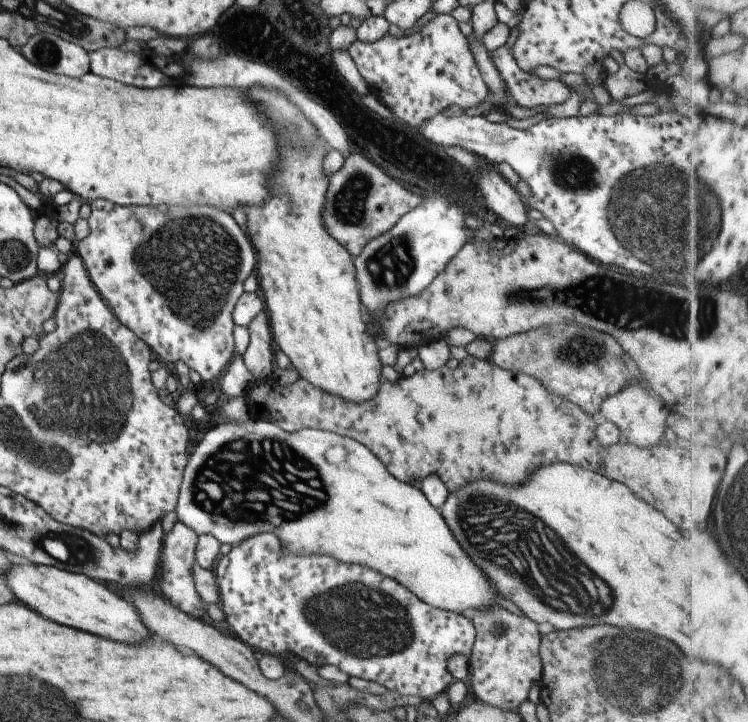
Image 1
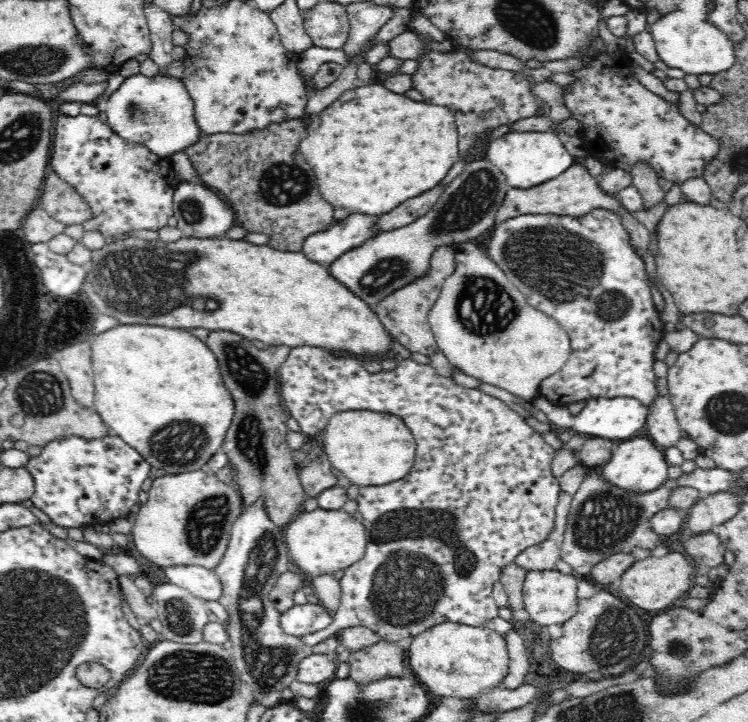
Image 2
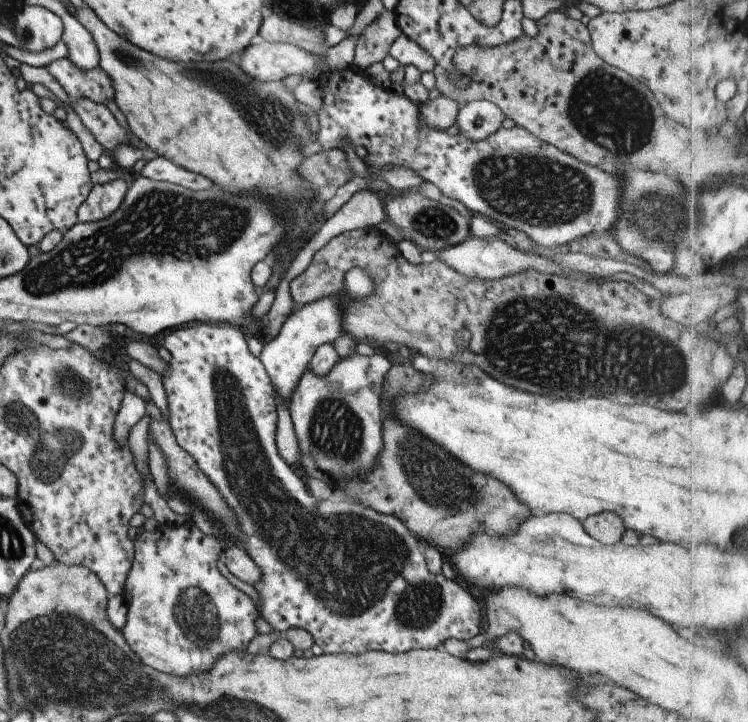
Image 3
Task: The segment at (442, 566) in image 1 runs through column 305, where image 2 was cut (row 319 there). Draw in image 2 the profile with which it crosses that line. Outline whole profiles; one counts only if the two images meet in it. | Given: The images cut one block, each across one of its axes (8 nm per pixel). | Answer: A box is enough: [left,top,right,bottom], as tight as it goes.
[429,241,572,405]

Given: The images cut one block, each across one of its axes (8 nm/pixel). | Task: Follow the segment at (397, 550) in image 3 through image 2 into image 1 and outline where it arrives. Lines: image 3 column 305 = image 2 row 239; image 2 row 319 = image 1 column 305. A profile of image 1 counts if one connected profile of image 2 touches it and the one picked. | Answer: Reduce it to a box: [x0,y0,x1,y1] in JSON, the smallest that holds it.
[213,534,476,701]

